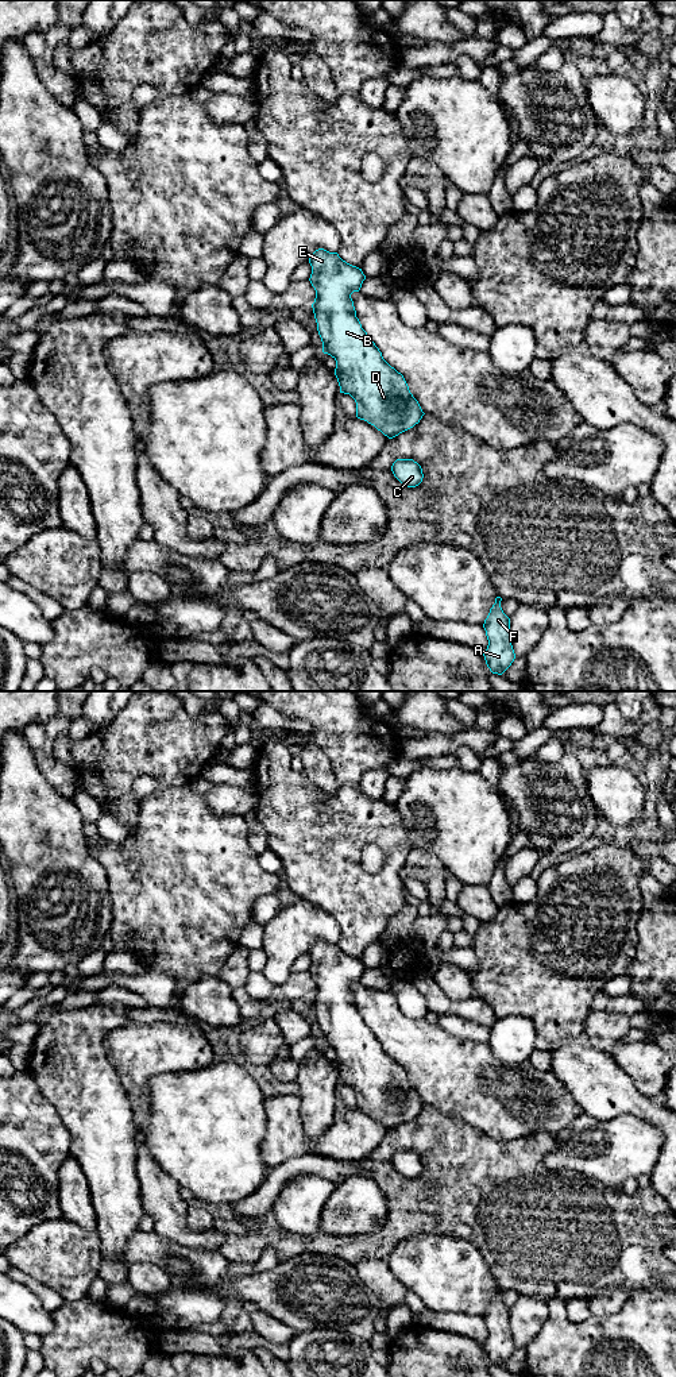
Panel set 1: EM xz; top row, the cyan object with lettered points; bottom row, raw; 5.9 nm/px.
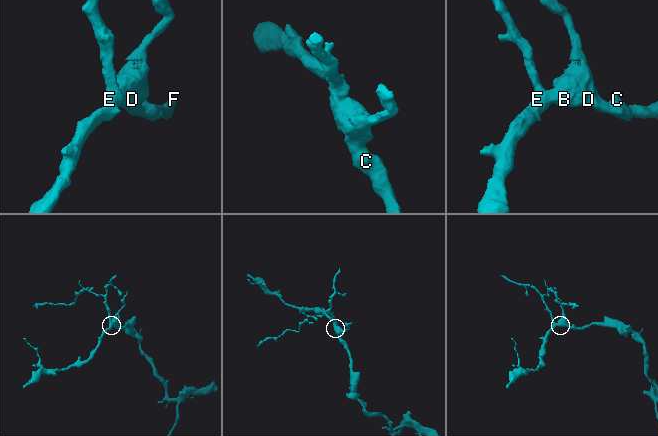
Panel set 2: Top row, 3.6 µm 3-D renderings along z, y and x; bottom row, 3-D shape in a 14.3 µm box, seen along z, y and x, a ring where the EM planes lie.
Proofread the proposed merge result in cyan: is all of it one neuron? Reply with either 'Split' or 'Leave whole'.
Leave whole

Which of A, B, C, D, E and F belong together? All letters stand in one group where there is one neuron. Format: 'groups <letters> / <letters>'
groups A B C D E F

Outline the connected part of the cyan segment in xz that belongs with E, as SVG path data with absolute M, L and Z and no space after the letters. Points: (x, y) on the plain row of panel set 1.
M316 941L310 949L310 975L316 981L312 995L322 1044L336 1052L335 1066L340 1084L349 1085L356 1094L356 1108L367 1112L389 1130L413 1119L425 1106L409 1081L401 1064L391 1058L382 1044L362 1019L351 986L359 983L366 967L362 960L343 952L337 944Z

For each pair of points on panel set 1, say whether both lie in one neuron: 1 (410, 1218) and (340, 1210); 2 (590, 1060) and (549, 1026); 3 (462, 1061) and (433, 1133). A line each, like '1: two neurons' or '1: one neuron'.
1: two neurons
2: two neurons
3: two neurons

